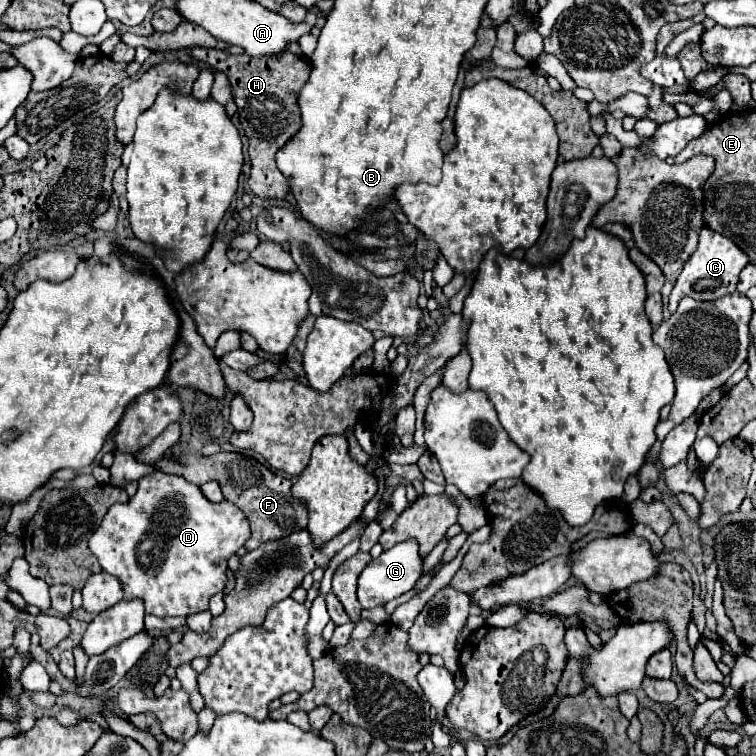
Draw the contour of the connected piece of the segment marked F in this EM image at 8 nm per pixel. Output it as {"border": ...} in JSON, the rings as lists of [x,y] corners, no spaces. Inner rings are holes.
{"border":[[[178,443],[172,453],[168,453],[162,461],[156,463],[156,467],[164,473],[182,475],[196,485],[204,485],[210,479],[220,481],[224,499],[236,503],[250,519],[252,539],[246,543],[246,549],[256,549],[270,539],[282,539],[286,535],[292,535],[294,531],[306,529],[308,525],[306,503],[292,497],[292,491],[290,491],[292,481],[264,467],[254,457],[248,457],[242,453],[228,453],[228,451],[220,451],[216,455],[204,457],[192,445]]]}

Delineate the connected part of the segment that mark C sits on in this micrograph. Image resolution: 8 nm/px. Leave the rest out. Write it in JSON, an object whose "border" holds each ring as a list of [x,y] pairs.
{"border":[[[704,227],[700,231],[698,249],[686,261],[686,265],[684,265],[684,269],[682,269],[682,273],[670,293],[670,305],[668,305],[670,313],[676,311],[682,297],[714,301],[714,299],[720,299],[728,293],[734,293],[736,283],[738,283],[738,275],[746,265],[748,265],[748,255],[732,239],[726,239],[722,233],[716,233],[716,231],[710,231],[708,227]]]}

